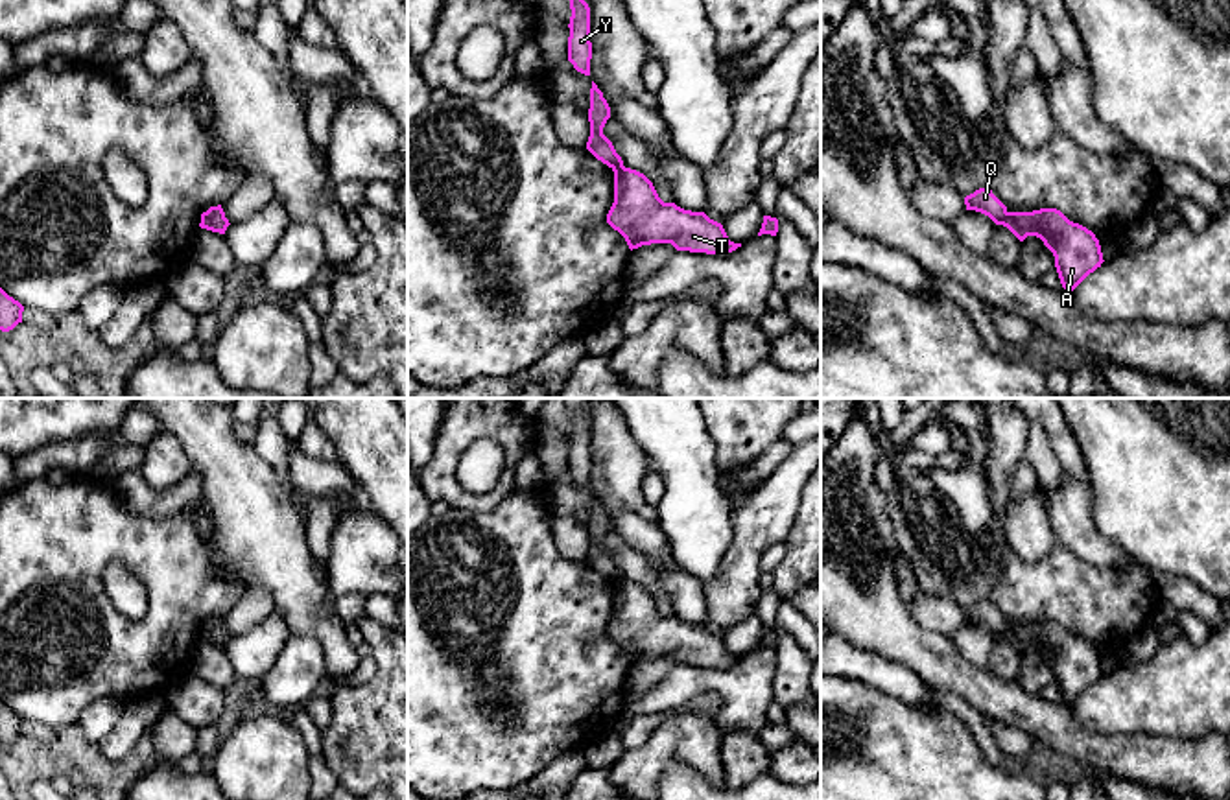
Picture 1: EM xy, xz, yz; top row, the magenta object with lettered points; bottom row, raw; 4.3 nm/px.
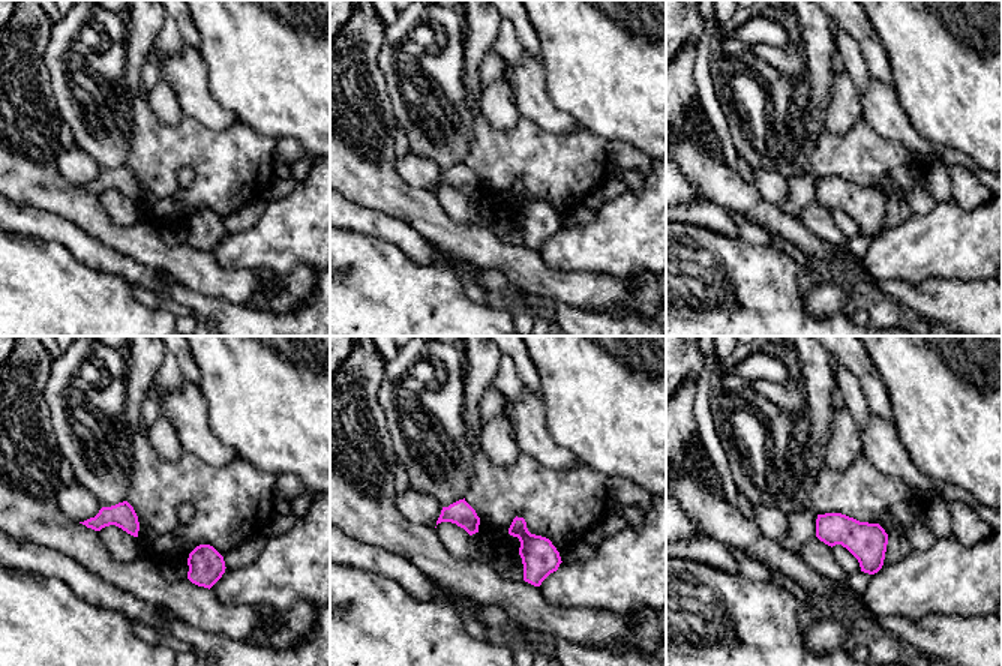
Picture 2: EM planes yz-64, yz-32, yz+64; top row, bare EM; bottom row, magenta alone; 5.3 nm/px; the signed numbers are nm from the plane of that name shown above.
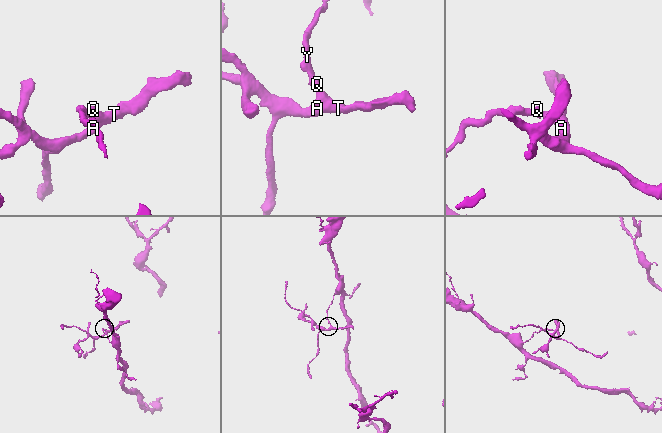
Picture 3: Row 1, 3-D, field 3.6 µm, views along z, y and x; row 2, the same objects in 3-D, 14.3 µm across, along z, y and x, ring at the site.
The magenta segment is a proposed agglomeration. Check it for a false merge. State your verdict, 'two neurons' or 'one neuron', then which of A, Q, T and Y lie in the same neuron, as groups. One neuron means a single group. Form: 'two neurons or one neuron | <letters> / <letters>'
two neurons | A T / Q Y

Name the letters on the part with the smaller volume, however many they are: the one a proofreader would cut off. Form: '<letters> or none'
A, T

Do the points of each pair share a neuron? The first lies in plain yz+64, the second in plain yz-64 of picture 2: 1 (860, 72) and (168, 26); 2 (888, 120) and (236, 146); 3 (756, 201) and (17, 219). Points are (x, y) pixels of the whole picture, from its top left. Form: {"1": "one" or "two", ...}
{"1": "one", "2": "two", "3": "two"}

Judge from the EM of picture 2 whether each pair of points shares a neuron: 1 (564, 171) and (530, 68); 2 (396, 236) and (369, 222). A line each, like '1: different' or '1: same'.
1: different
2: same

